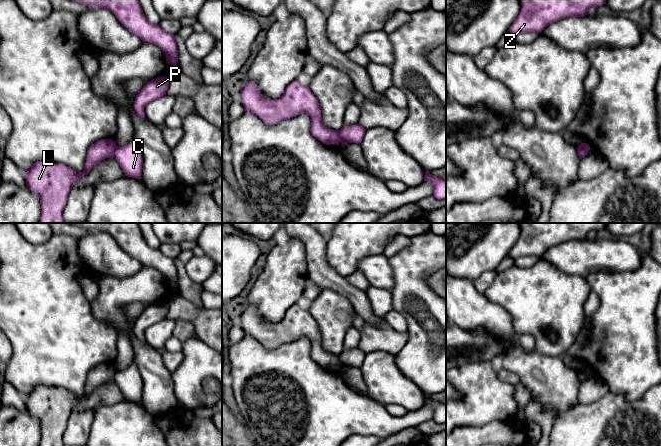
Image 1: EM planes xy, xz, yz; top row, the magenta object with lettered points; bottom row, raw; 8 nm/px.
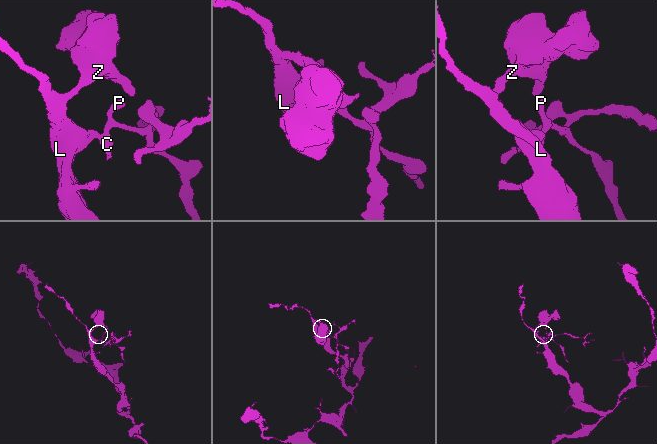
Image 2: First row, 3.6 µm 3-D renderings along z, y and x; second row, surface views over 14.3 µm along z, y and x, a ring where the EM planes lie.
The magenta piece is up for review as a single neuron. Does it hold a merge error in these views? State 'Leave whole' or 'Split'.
Split

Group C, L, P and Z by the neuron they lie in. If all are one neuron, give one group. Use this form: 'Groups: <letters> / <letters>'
Groups: C P / L Z

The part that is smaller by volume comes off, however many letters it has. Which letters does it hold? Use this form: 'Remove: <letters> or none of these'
Remove: C, P

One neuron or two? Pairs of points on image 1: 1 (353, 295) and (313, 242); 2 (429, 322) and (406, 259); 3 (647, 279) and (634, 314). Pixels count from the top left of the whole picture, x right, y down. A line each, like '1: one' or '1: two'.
1: one
2: one
3: one

